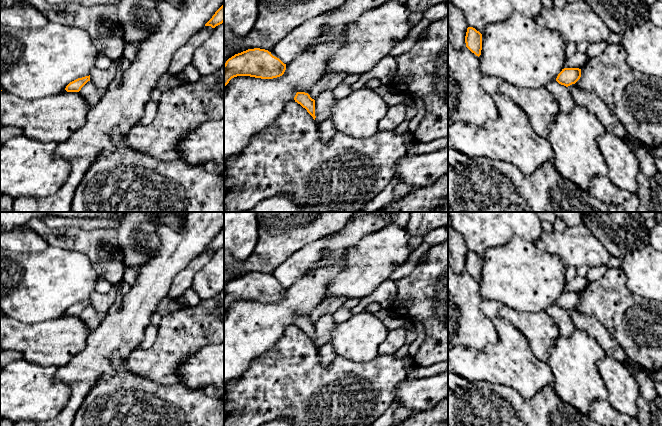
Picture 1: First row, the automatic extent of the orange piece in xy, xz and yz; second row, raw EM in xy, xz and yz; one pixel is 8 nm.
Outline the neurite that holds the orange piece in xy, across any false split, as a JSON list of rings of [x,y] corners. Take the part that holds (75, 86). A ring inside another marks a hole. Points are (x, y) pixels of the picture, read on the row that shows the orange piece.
[[[90,75],[89,76],[85,76],[82,78],[78,78],[72,82],[70,82],[65,90],[67,92],[79,92],[81,90],[81,88],[88,82],[90,81]]]

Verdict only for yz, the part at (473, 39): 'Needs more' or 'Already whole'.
Already whole

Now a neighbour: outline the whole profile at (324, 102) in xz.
[[[325,90],[315,98],[315,122],[317,125],[331,116],[335,101],[333,90]]]

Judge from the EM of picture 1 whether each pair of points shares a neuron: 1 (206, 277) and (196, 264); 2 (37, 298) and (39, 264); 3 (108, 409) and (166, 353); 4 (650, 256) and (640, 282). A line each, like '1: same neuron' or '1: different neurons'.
1: different neurons
2: same neuron
3: different neurons
4: same neuron

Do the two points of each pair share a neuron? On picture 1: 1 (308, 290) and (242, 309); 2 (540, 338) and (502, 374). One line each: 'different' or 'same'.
1: same
2: different

